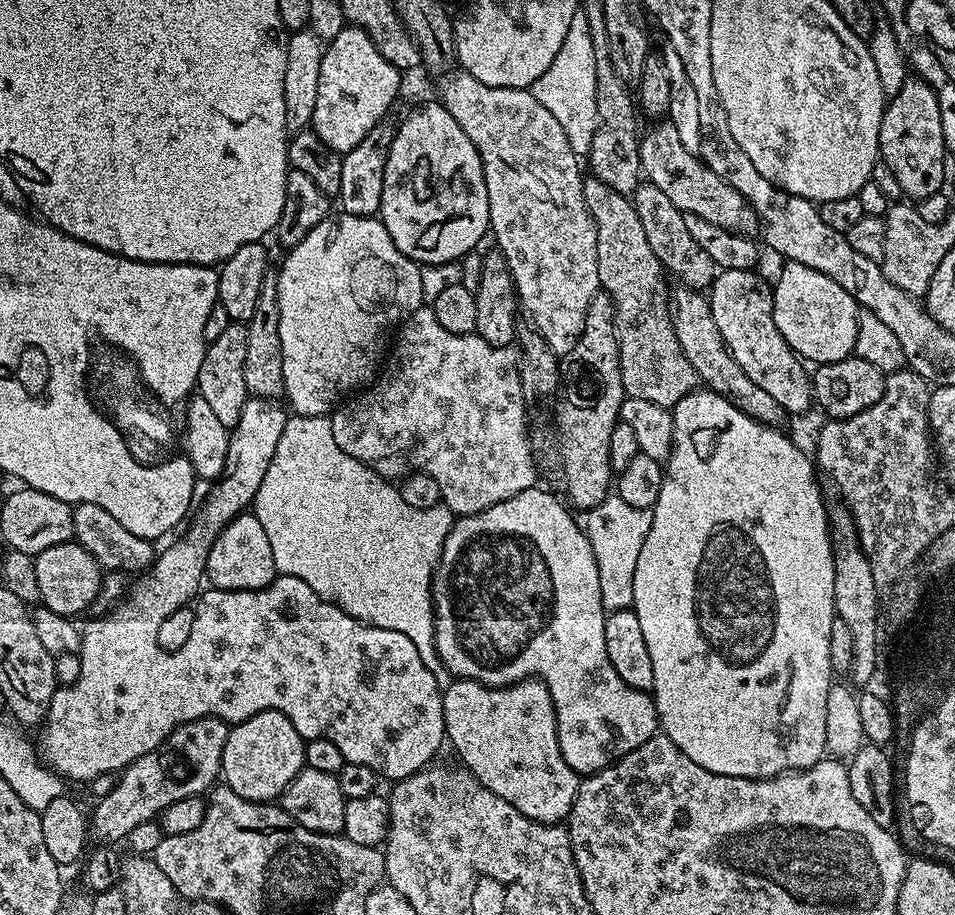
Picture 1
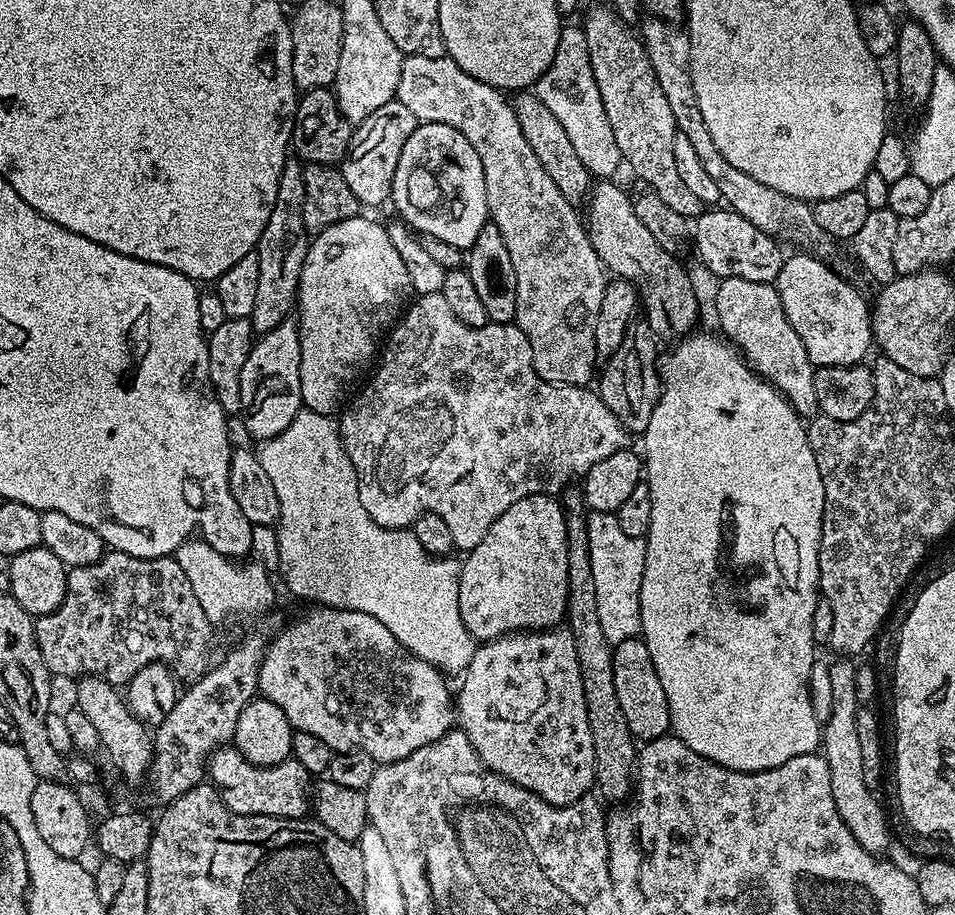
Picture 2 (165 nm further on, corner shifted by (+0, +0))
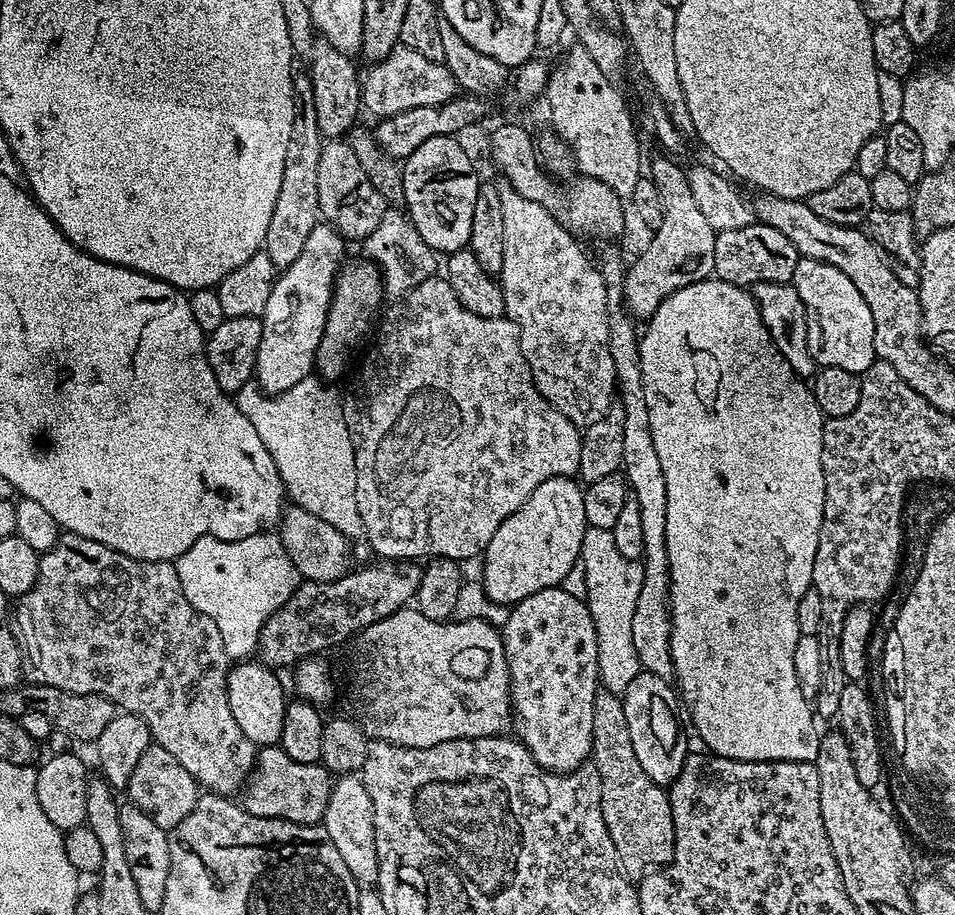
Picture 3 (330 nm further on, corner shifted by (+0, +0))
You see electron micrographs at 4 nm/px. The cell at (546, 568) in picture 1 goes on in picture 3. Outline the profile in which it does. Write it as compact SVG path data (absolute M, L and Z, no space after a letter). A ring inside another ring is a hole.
M566 476L550 478L542 482L542 486L538 486L538 490L534 490L534 494L530 494L530 498L526 498L526 502L498 526L498 530L494 530L494 538L490 538L482 553L482 590L492 603L514 606L543 588L555 588L565 583L563 580L571 574L572 567L577 567L582 538L589 529L584 491L575 479Z

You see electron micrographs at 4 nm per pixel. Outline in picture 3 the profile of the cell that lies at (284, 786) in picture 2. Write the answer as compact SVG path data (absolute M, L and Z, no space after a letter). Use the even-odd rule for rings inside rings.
M75 534L61 535L56 547L41 555L36 585L15 601L14 628L31 671L33 668L43 683L78 695L102 695L112 700L125 713L139 714L147 723L151 739L159 747L174 754L174 758L178 758L178 762L186 766L186 770L201 789L212 794L236 794L232 792L238 791L243 784L244 788L249 783L258 763L258 746L250 738L246 738L246 734L242 734L242 726L234 722L234 714L228 701L230 661L226 654L226 646L222 646L222 634L218 634L218 626L214 626L210 617L202 614L186 598L175 563L167 560L130 558L110 546L99 544L97 540L88 540Z

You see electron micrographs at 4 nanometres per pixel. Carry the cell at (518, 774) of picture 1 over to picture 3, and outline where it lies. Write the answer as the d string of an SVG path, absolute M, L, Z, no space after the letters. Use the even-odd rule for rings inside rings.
M563 587L543 588L538 594L530 594L526 599L517 602L509 611L508 619L502 624L502 639L504 642L504 653L508 663L508 682L510 685L510 708L520 719L520 733L518 739L528 753L540 763L541 769L553 774L567 774L575 768L585 767L586 761L592 754L592 731L594 730L594 698L601 687L600 678L600 655L598 654L598 642L596 641L596 627L592 621L592 615L587 603L580 600L572 592L563 592Z

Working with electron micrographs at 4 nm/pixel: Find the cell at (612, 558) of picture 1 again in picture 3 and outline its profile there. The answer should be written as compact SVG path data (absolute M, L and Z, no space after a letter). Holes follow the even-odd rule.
M589 527L582 538L579 563L584 564L584 588L588 591L586 603L596 627L596 641L600 655L600 678L607 691L622 694L630 686L637 674L638 661L634 644L634 616L638 610L638 598L643 586L643 563L631 560L618 550L612 531Z

